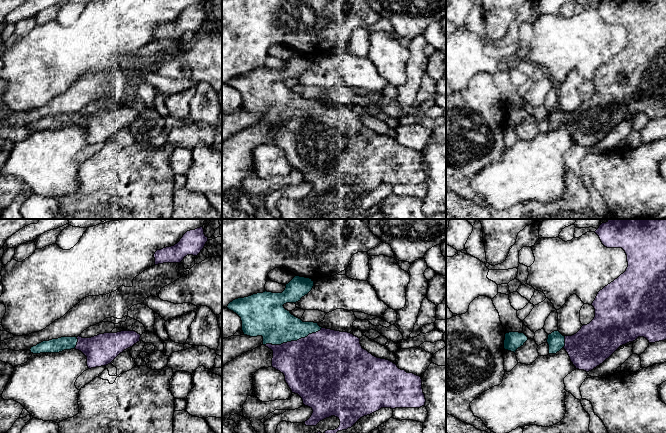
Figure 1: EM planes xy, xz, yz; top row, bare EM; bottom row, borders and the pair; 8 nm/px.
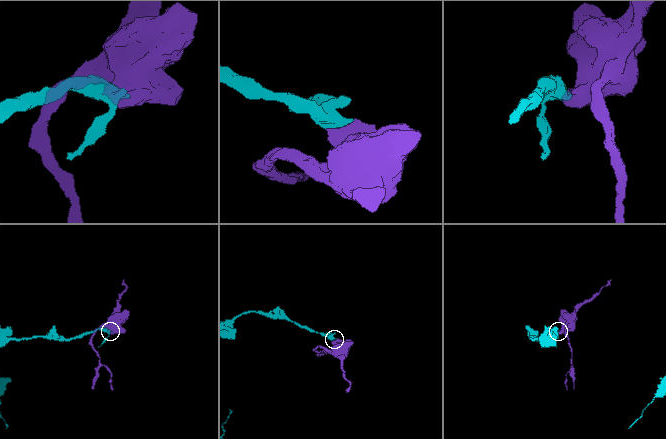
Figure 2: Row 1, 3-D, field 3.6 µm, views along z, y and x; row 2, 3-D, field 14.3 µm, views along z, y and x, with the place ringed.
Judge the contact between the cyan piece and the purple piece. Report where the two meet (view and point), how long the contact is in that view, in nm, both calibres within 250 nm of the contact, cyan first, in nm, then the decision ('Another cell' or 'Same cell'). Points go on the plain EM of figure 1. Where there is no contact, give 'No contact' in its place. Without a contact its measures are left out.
Touches cyan at xz (293, 116). Shared border 480 nm. Thickness 300 nm (cyan) against 460 nm. Same cell

